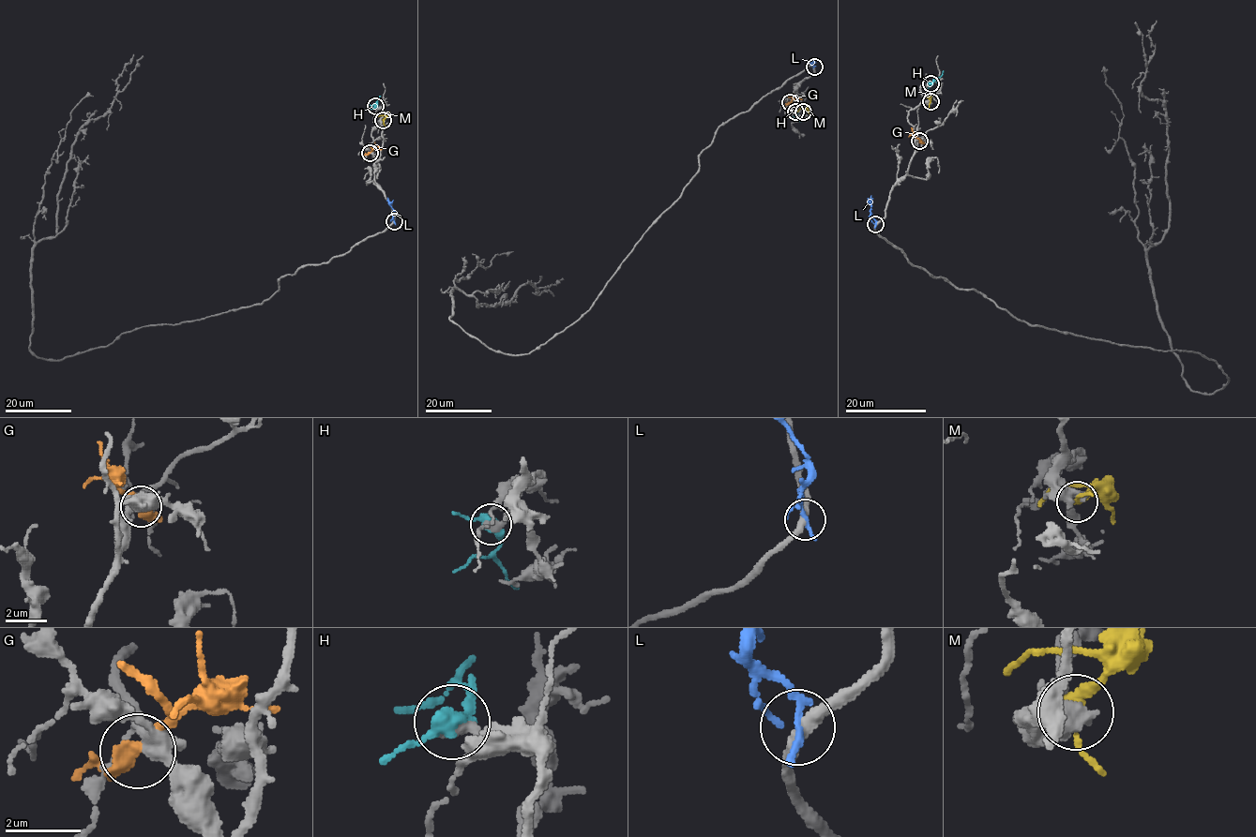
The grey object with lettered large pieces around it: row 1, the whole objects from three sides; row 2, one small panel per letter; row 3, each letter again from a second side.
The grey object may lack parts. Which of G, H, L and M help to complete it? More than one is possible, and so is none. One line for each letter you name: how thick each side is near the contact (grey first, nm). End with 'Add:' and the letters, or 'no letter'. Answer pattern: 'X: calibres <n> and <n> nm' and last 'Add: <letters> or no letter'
H: calibres 260 and 400 nm
Add: H

